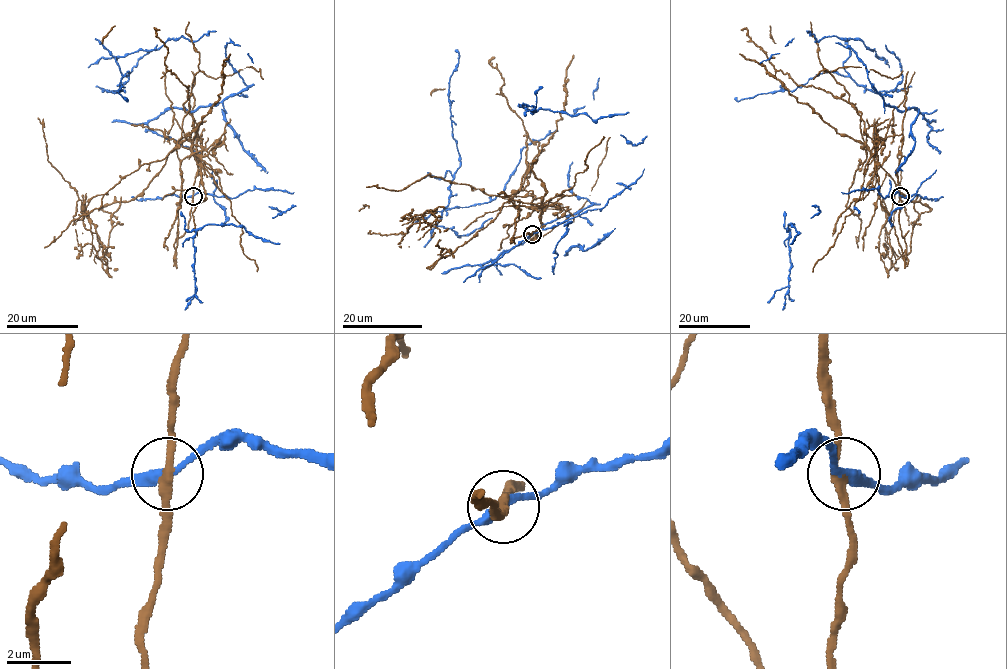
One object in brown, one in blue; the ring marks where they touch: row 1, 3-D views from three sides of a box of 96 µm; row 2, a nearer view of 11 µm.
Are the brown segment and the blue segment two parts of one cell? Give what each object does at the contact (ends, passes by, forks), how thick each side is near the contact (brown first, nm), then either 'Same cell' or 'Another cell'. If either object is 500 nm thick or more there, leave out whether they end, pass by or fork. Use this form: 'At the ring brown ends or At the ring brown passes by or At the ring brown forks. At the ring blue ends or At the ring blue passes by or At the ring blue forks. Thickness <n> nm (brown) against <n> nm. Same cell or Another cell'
At the ring brown passes by. At the ring blue passes by. Thickness 260 nm (brown) against 260 nm. Another cell

